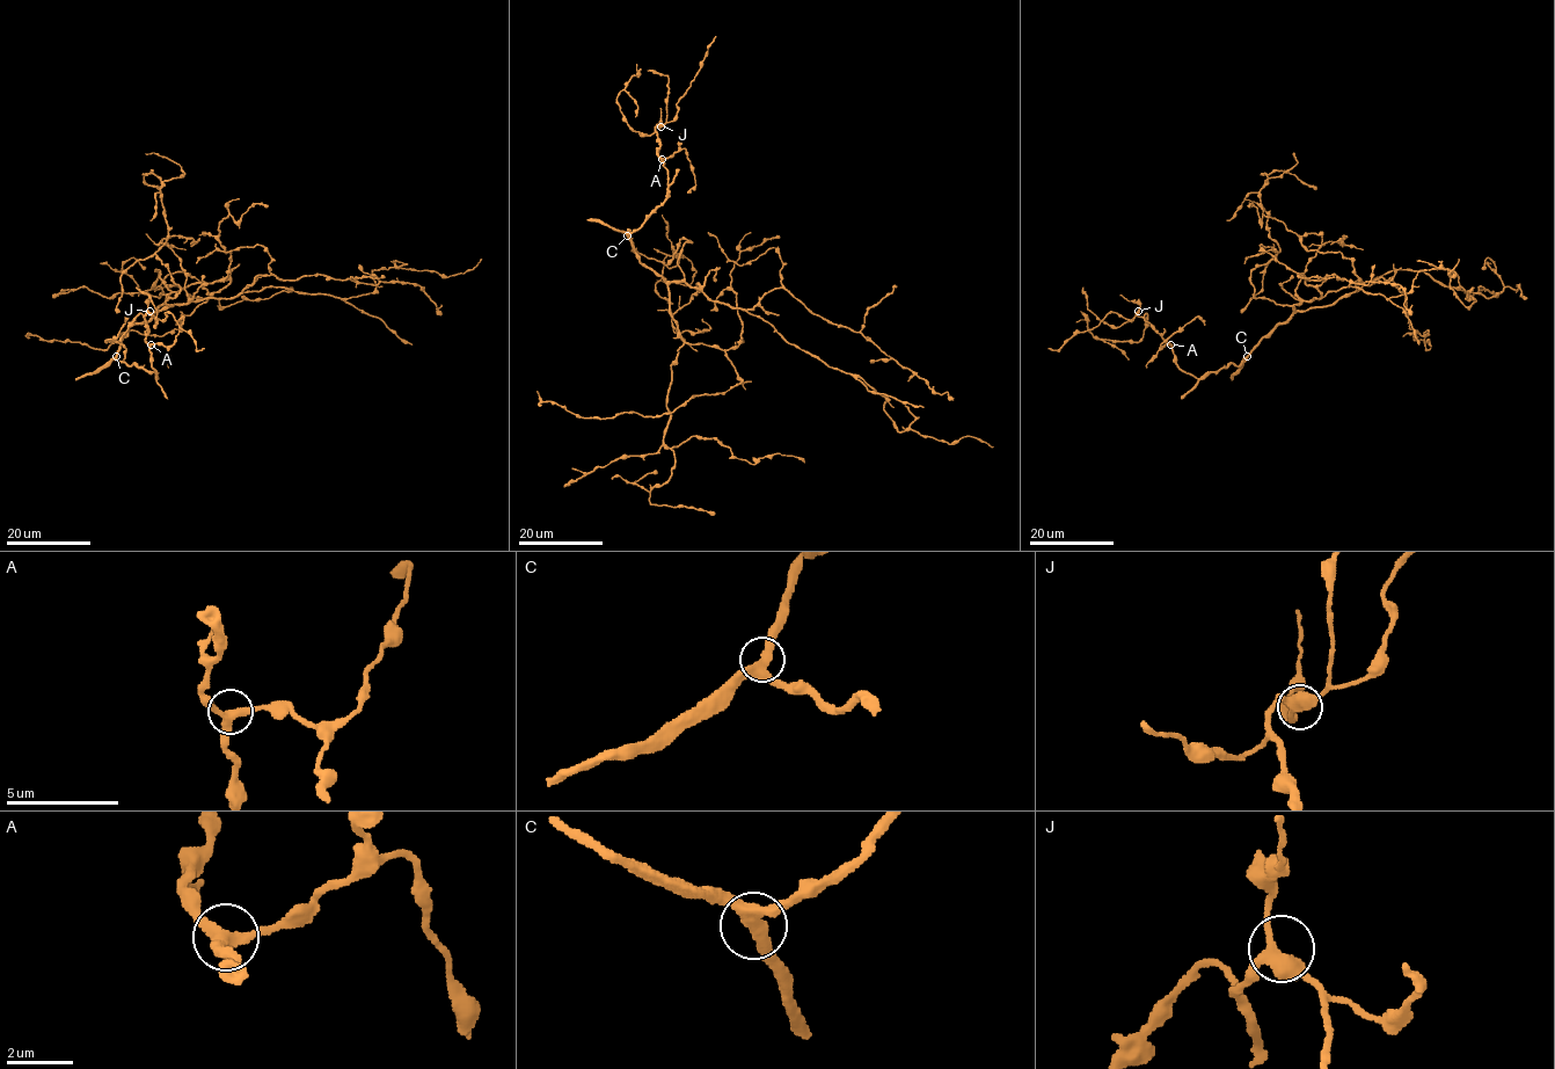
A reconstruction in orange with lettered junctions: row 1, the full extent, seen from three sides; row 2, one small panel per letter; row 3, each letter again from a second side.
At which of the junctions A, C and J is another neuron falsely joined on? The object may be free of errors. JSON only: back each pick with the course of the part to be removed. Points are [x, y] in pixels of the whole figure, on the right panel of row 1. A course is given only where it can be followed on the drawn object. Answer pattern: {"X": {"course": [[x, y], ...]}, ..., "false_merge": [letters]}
{"false_merge": []}

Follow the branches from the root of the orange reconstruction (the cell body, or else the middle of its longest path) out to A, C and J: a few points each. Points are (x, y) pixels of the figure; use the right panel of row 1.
A: (1293, 307), (1293, 314), (1271, 329), (1238, 366), (1231, 363), (1195, 378), (1178, 366), (1170, 344)
C: (1293, 307), (1293, 314), (1271, 329), (1247, 356)
J: (1293, 307), (1293, 314), (1238, 366), (1231, 363), (1199, 378), (1178, 366), (1172, 347), (1138, 311)

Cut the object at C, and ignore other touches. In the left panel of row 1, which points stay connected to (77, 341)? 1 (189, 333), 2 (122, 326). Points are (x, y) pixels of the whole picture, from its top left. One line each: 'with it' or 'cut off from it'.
1: cut off from it
2: cut off from it

